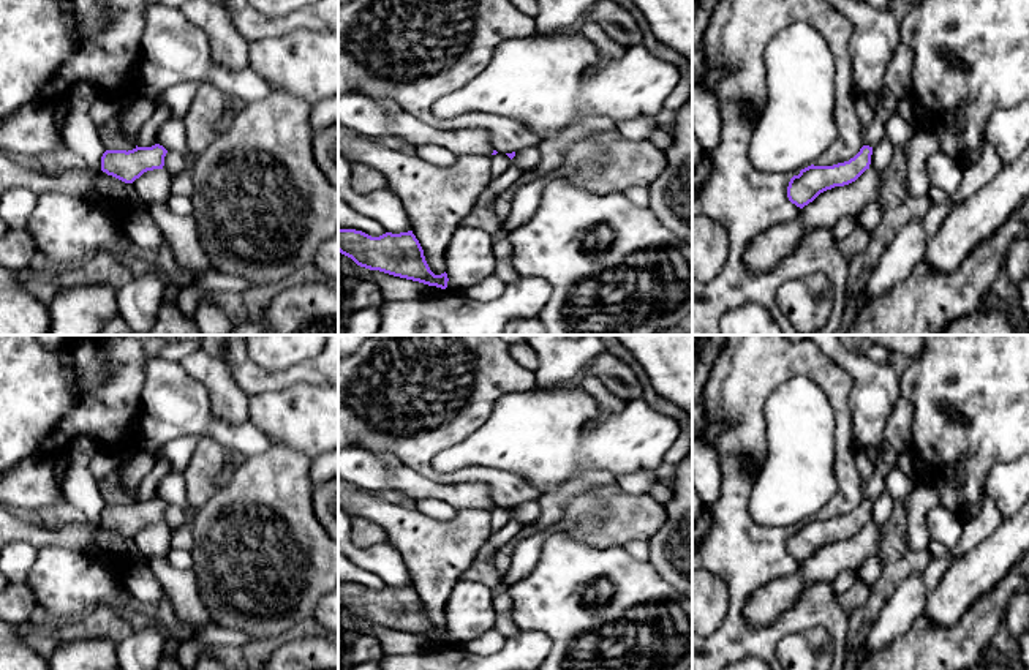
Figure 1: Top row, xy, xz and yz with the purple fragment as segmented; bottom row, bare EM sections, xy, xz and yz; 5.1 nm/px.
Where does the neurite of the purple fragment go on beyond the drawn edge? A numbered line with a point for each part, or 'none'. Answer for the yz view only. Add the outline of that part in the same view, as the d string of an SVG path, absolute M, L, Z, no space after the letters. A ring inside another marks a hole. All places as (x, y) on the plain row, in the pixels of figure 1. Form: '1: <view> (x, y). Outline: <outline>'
none

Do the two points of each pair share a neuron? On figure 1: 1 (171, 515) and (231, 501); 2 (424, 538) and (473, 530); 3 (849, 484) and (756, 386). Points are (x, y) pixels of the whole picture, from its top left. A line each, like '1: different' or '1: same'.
1: different
2: same
3: same

